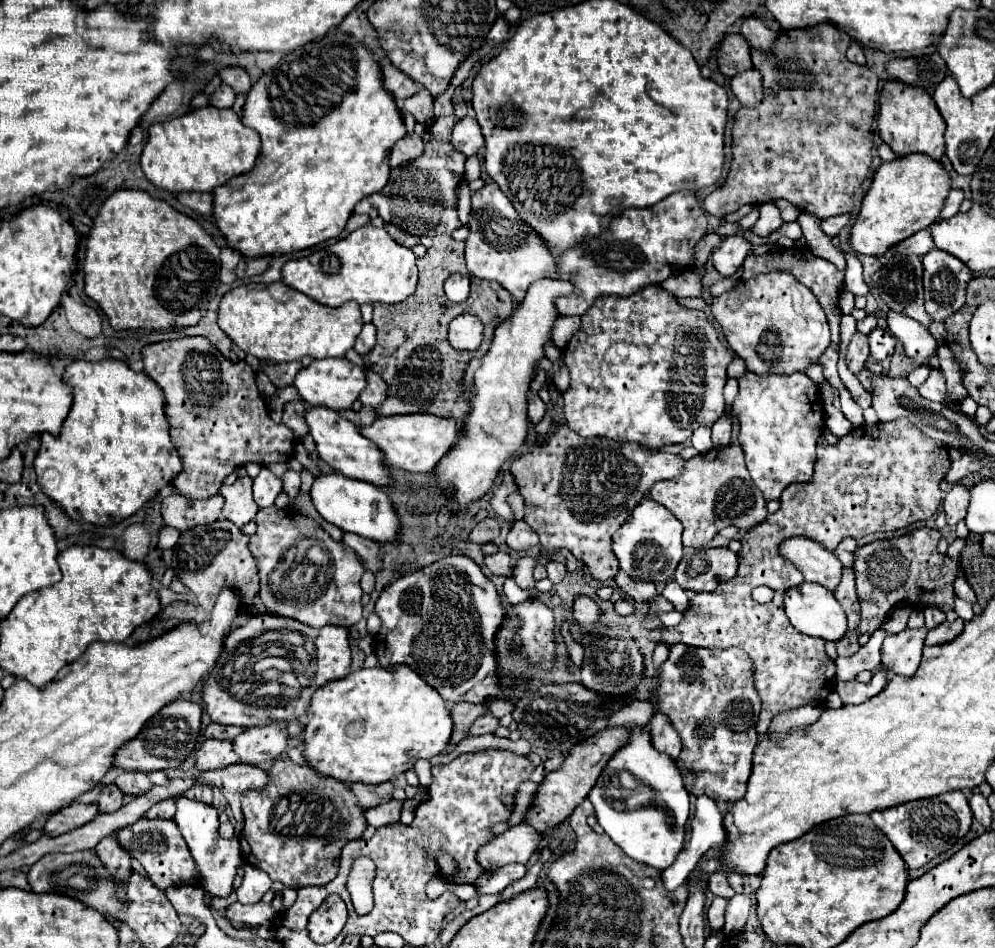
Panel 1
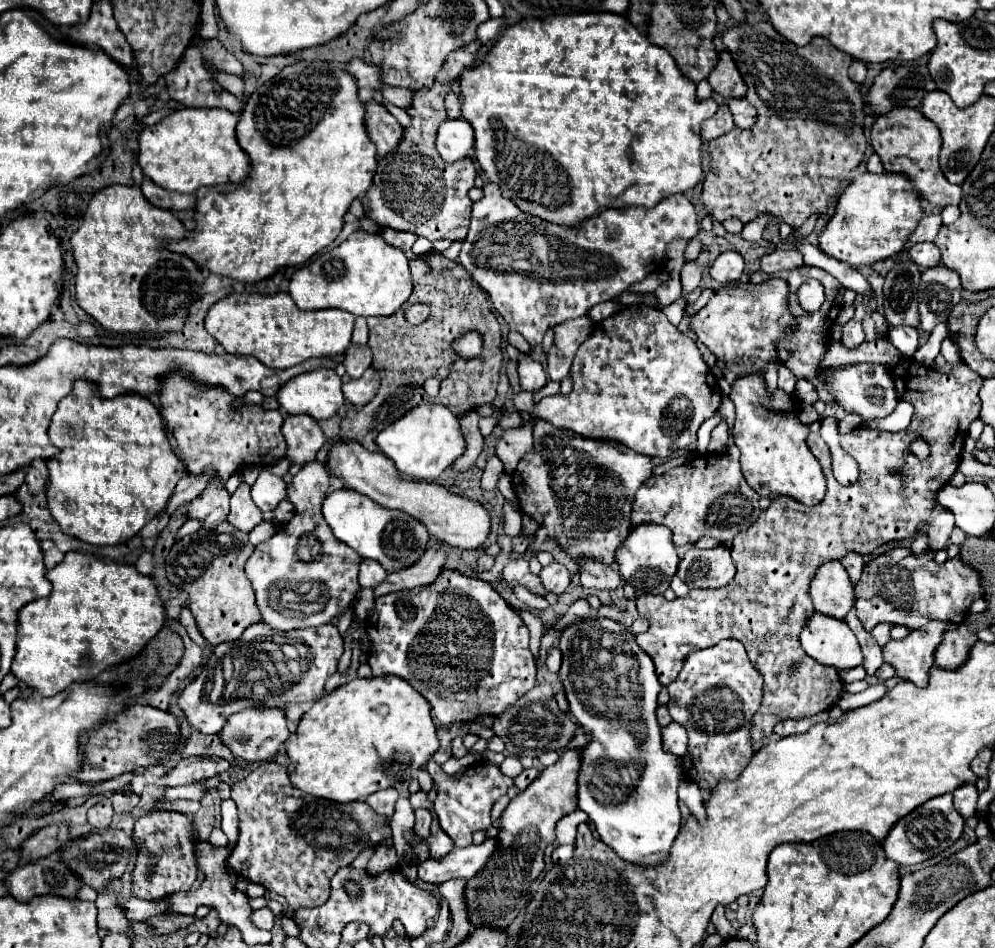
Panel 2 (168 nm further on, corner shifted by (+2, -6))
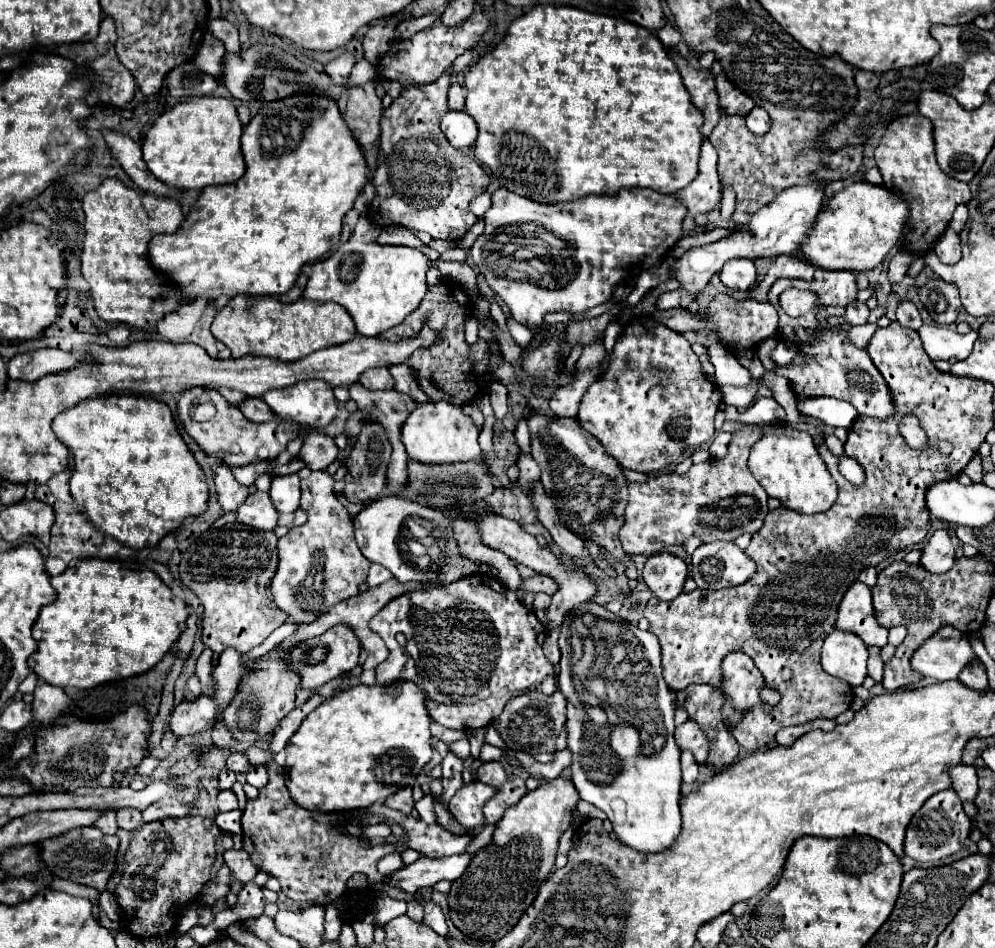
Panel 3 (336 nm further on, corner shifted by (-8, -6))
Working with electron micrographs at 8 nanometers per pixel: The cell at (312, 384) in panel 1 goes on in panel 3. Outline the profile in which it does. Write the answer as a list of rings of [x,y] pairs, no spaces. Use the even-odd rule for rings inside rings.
[[[307,379],[293,383],[291,387],[271,389],[263,399],[283,421],[293,421],[319,431],[327,427],[339,411],[333,387],[321,379]]]

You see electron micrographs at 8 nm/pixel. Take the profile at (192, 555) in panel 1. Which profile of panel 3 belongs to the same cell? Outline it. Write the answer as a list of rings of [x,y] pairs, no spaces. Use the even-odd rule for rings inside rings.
[[[237,521],[225,523],[217,529],[209,529],[199,535],[185,551],[179,563],[179,577],[185,587],[189,587],[205,607],[203,613],[203,643],[211,647],[215,653],[225,651],[227,647],[239,649],[241,653],[251,651],[261,645],[279,625],[287,621],[287,615],[277,609],[273,603],[273,595],[269,591],[269,583],[273,579],[277,567],[277,537],[273,531],[257,531],[245,527]]]

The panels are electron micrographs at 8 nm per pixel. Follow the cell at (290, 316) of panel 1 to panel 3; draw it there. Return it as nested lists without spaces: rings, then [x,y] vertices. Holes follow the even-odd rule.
[[[237,295],[213,319],[211,333],[223,341],[233,357],[257,355],[285,363],[299,361],[319,349],[341,345],[357,335],[351,315],[339,303],[315,303],[305,297],[293,303],[281,303],[277,297]]]

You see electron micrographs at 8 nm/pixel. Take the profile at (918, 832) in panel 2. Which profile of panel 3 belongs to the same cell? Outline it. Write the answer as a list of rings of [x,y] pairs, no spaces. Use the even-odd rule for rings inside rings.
[[[951,789],[939,791],[933,797],[929,797],[925,805],[913,815],[905,835],[905,855],[921,863],[949,857],[963,847],[965,839],[969,837],[969,831],[971,831],[971,821],[965,815],[961,799],[955,795],[955,791]]]

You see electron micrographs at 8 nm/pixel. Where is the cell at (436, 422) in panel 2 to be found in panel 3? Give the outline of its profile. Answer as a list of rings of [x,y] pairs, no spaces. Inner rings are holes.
[[[427,401],[417,403],[415,409],[409,413],[407,421],[403,423],[403,445],[409,459],[419,463],[465,463],[477,461],[483,463],[485,457],[477,443],[479,429],[475,427],[473,419],[467,417],[461,407],[451,405],[447,401]]]

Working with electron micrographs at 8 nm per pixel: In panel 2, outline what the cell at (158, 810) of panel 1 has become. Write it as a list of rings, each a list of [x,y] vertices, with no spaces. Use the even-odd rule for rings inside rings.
[[[151,811],[135,821],[133,837],[137,841],[137,859],[131,873],[133,895],[147,901],[161,901],[177,891],[189,891],[197,881],[197,831],[191,819],[175,811]]]

